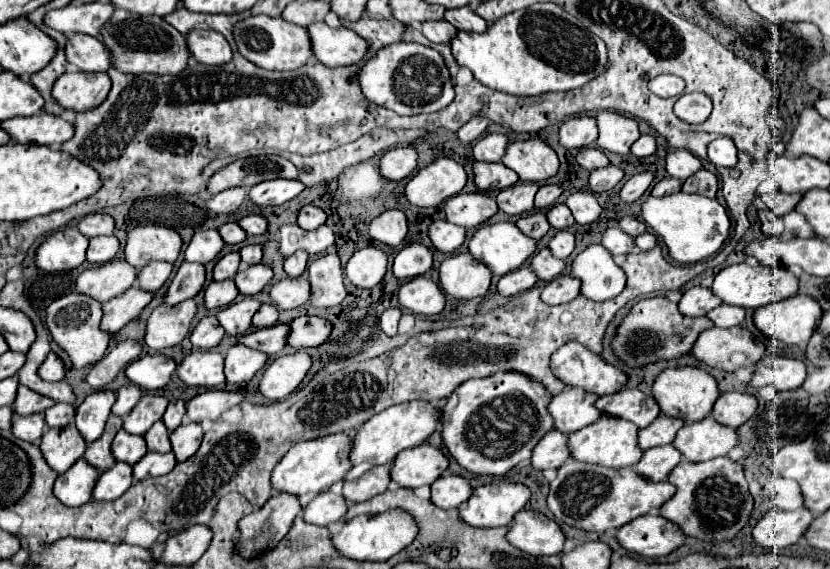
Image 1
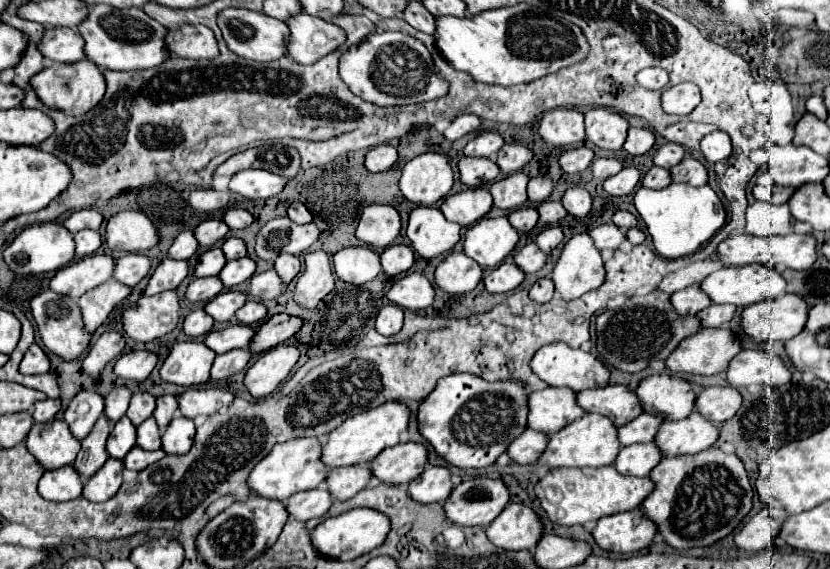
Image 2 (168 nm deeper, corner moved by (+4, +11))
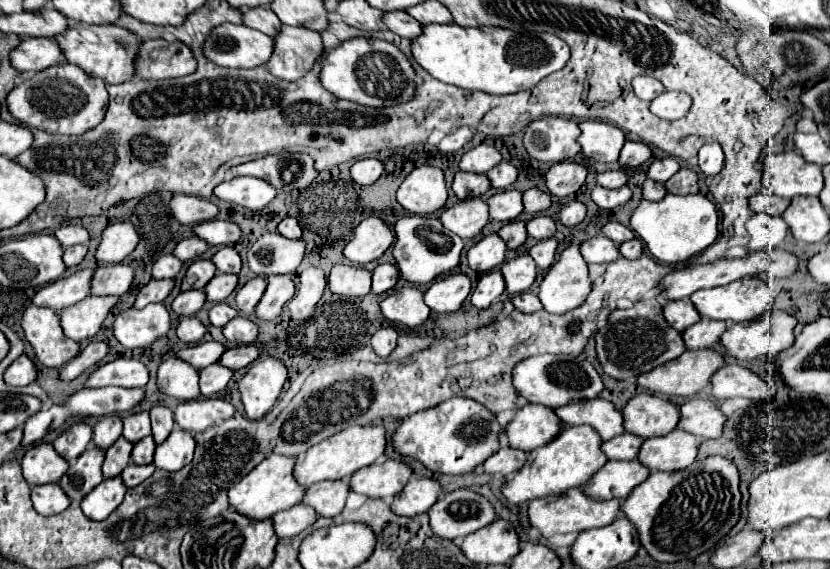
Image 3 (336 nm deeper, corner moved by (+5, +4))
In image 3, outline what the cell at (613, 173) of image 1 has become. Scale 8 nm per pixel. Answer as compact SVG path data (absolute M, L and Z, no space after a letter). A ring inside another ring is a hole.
M606 170L596 176L596 182L602 188L620 188L626 184L626 180L628 180L628 176L622 170Z

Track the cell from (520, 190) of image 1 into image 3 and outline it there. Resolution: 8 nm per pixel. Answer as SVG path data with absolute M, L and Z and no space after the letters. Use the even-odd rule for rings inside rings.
M514 188L500 190L488 198L490 218L500 222L510 222L522 212L522 192Z

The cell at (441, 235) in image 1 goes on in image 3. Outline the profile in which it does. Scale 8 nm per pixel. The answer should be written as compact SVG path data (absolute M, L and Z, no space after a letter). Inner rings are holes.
M406 216L400 218L394 226L396 230L396 242L394 242L394 258L400 268L402 278L414 282L414 284L428 284L440 274L446 274L454 266L458 266L460 252L464 248L464 242L460 236L450 232L442 226L438 218L432 216Z

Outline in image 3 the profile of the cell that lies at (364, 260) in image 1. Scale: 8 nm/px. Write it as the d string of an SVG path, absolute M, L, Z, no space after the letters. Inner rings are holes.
M336 264L328 276L328 286L334 294L344 298L360 298L370 292L372 272L364 266Z

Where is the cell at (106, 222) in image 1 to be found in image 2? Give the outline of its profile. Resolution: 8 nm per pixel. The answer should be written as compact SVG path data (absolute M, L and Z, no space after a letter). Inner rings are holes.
M79 209L79 211L75 211L71 217L67 217L63 221L63 225L71 233L77 233L81 229L99 229L101 223L103 223L103 217L95 209Z

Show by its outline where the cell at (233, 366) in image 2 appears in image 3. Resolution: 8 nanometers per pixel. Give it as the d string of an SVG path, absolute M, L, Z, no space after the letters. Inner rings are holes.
M210 364L208 368L200 370L200 392L202 396L212 396L214 392L222 392L226 384L230 382L234 370L222 366L222 364Z

